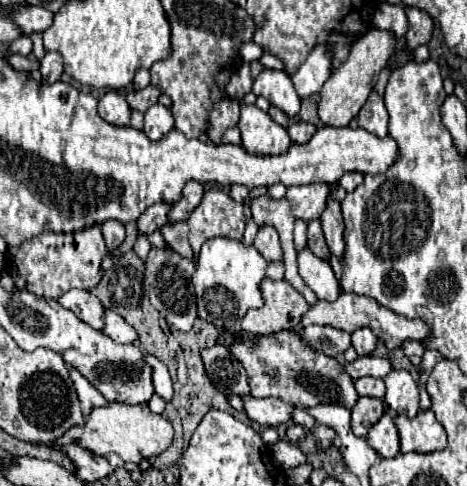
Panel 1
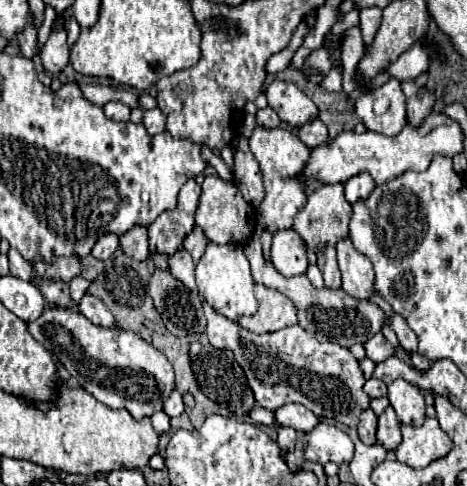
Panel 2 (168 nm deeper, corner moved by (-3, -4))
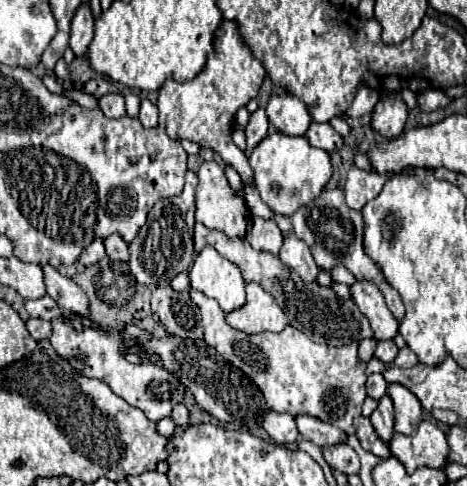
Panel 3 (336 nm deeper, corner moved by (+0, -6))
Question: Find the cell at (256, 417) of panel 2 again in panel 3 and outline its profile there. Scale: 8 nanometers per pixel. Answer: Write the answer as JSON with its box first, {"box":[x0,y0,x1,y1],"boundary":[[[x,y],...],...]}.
{"box":[263,411,297,443],"boundary":[[[269,411],[263,419],[263,427],[273,427],[269,429],[269,435],[273,437],[275,443],[293,443],[297,433],[295,429],[295,417],[289,415],[289,413],[275,413],[275,411]]]}

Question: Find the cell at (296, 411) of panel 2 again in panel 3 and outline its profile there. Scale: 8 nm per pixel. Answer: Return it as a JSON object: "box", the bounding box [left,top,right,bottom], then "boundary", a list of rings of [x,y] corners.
{"box":[295,415,347,447],"boundary":[[[299,415],[295,421],[297,421],[297,429],[299,429],[301,437],[309,439],[317,447],[339,445],[339,443],[347,441],[347,435],[341,429],[337,429],[329,423],[321,423],[319,419],[313,419],[309,415]]]}

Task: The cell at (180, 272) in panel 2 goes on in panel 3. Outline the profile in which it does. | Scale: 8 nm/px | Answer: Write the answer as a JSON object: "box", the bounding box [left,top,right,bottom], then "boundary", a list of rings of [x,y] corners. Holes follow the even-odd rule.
{"box":[189,291,367,435],"boundary":[[[197,291],[189,293],[195,305],[201,311],[203,327],[205,327],[205,343],[213,347],[223,359],[239,367],[245,375],[249,375],[257,387],[261,387],[267,409],[277,413],[311,415],[325,423],[331,423],[343,429],[347,435],[355,435],[353,419],[361,415],[361,405],[367,397],[365,393],[365,367],[367,363],[359,359],[357,347],[359,343],[349,343],[343,347],[329,347],[325,343],[311,341],[299,329],[287,325],[281,333],[257,333],[247,335],[225,323],[223,311],[215,299],[209,299]],[[325,393],[327,393],[327,413],[325,413]]]}

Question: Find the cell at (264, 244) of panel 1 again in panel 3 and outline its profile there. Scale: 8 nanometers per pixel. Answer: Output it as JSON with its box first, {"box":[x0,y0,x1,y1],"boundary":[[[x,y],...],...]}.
{"box":[279,233,319,281],"boundary":[[[293,233],[285,237],[279,257],[287,267],[295,269],[301,275],[301,279],[305,279],[305,281],[315,281],[317,279],[319,267],[313,261],[313,255],[311,255],[309,247],[305,247],[305,243],[301,243],[301,239],[297,239]]]}

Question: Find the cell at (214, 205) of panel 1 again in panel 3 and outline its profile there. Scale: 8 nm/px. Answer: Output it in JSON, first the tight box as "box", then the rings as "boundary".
{"box":[195,161,249,237],"boundary":[[[205,161],[199,171],[199,183],[197,183],[197,193],[195,193],[195,201],[197,201],[197,221],[201,221],[205,227],[209,229],[217,229],[217,231],[225,231],[227,235],[233,237],[245,237],[247,233],[247,223],[249,223],[249,211],[247,205],[241,197],[235,195],[235,191],[229,187],[227,177],[223,173],[223,167],[217,165],[215,161]]]}

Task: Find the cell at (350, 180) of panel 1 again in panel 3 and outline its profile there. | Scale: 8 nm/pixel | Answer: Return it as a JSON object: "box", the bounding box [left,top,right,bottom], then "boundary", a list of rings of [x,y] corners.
{"box":[345,167,391,211],"boundary":[[[351,167],[347,173],[347,183],[345,183],[345,201],[351,209],[361,211],[363,205],[371,199],[375,199],[383,187],[383,183],[391,175],[379,175],[379,173],[367,173],[359,167]]]}

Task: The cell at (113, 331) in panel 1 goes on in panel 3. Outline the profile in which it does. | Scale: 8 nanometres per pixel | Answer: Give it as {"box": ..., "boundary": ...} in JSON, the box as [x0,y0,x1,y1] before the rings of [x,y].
{"box":[41,263,89,315],"boundary":[[[49,263],[41,265],[43,267],[43,279],[45,279],[45,289],[47,295],[63,309],[79,315],[89,315],[89,301],[85,299],[85,293],[77,283],[73,283],[69,277],[63,277],[55,267]]]}

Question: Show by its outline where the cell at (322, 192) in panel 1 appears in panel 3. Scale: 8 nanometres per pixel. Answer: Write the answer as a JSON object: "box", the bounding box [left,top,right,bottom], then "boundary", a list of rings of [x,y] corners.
{"box":[289,187,405,321],"boundary":[[[337,187],[325,189],[315,201],[311,201],[311,203],[303,205],[301,209],[297,209],[289,219],[291,219],[291,225],[293,225],[295,237],[299,237],[301,241],[307,243],[307,247],[313,253],[315,263],[321,269],[333,269],[337,265],[343,265],[343,267],[347,267],[349,273],[355,275],[355,279],[373,281],[381,289],[389,311],[395,315],[397,321],[403,321],[405,307],[403,307],[401,295],[389,283],[385,283],[385,277],[383,277],[379,265],[365,253],[365,249],[363,249],[363,217],[361,217],[361,211],[355,211],[345,203],[345,197],[343,197],[341,189],[337,189]]]}

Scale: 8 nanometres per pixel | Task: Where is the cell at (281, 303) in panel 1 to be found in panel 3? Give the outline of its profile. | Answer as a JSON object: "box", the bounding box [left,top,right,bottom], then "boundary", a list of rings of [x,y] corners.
{"box":[227,283,289,335],"boundary":[[[247,283],[247,301],[243,307],[227,313],[227,325],[233,329],[255,335],[263,331],[283,331],[289,325],[287,315],[275,303],[275,299],[257,283]]]}

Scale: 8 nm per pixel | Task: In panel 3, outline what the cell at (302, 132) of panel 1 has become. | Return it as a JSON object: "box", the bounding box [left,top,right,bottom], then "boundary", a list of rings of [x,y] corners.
{"box":[305,123,343,153],"boundary":[[[311,123],[305,137],[313,147],[325,149],[329,153],[339,151],[343,147],[343,137],[329,123]]]}

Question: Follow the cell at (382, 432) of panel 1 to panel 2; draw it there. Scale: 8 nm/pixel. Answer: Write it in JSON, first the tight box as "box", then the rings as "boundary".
{"box":[376,407,400,451],"boundary":[[[388,407],[380,417],[378,417],[378,433],[376,433],[378,443],[386,451],[394,451],[400,445],[400,421],[394,413],[392,407]]]}

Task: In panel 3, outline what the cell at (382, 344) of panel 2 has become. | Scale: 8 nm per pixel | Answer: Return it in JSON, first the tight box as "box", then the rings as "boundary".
{"box":[375,339,399,365],"boundary":[[[389,339],[389,341],[379,341],[379,343],[377,343],[377,349],[375,349],[375,357],[389,365],[389,363],[395,359],[397,351],[399,351],[399,349],[397,349],[397,345],[395,345],[391,339]]]}

